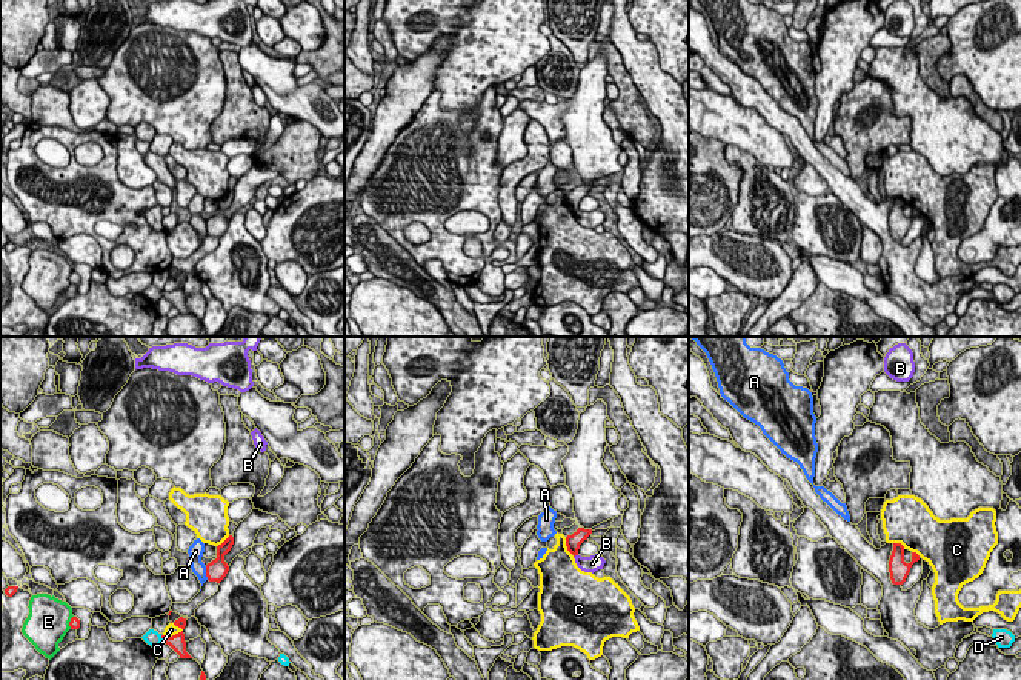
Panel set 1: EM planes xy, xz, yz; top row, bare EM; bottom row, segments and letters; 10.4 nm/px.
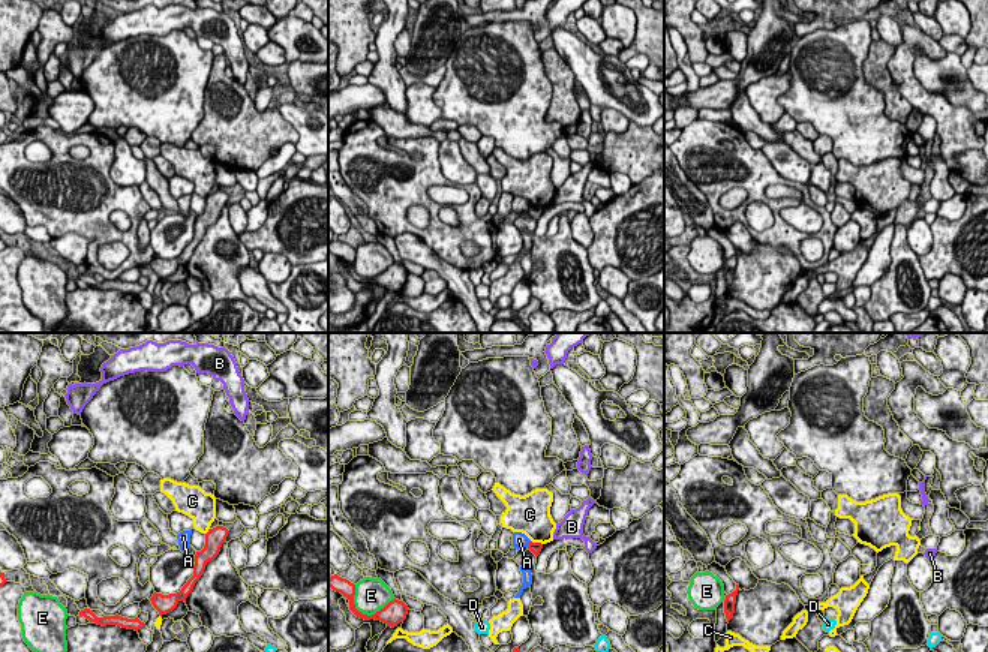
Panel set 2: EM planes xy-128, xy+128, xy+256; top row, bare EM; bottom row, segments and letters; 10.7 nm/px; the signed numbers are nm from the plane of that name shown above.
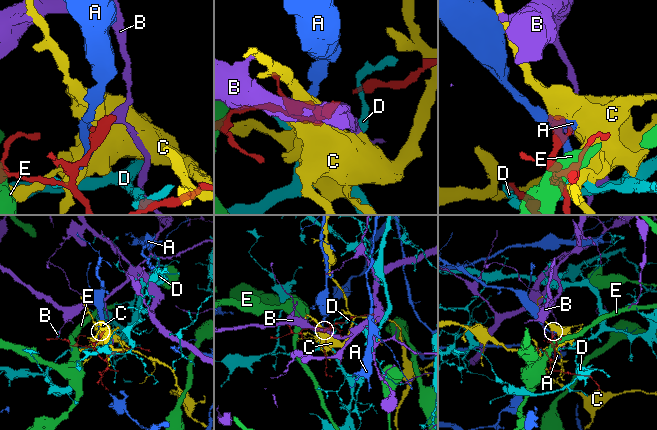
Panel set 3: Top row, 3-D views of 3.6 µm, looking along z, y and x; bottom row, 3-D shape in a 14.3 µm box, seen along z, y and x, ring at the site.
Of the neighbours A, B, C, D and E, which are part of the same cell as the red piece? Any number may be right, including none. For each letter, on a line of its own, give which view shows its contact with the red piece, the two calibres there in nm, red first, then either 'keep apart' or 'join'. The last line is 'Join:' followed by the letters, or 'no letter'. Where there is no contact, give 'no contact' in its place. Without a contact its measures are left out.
A: xy | 220/160 nm | keep apart
B: xz | 160/170 nm | keep apart
C: xy | 160/130 nm | keep apart
D: xy | 160/160 nm | keep apart
E: xy | 120/440 nm | keep apart
Join: no letter

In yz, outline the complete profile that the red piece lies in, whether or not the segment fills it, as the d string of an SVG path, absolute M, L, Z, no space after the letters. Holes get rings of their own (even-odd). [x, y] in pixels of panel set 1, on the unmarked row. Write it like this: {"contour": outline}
{"contour": "M893 198L893 206L889 215L889 228L893 240L903 240L910 228L915 217L920 215L916 208L912 208L912 217L904 217L904 202L901 198Z"}

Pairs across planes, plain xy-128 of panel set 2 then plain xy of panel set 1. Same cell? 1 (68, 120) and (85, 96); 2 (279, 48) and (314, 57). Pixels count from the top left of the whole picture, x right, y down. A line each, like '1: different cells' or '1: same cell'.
1: same cell
2: different cells

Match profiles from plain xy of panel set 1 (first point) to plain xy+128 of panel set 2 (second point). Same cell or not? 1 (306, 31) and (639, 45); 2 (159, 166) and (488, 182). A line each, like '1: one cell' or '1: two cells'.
1: two cells
2: two cells

